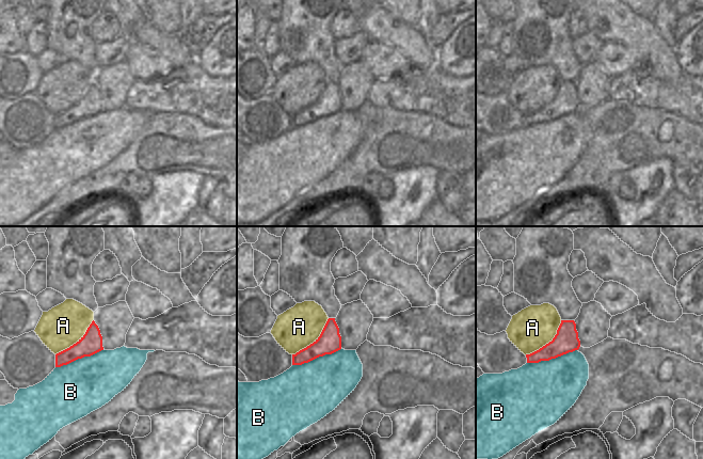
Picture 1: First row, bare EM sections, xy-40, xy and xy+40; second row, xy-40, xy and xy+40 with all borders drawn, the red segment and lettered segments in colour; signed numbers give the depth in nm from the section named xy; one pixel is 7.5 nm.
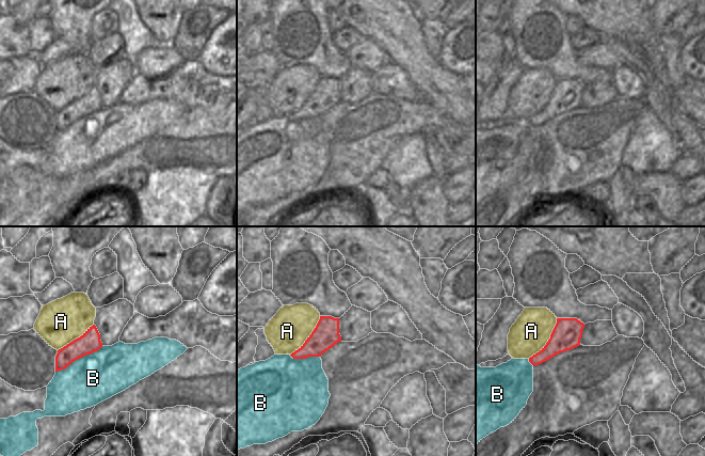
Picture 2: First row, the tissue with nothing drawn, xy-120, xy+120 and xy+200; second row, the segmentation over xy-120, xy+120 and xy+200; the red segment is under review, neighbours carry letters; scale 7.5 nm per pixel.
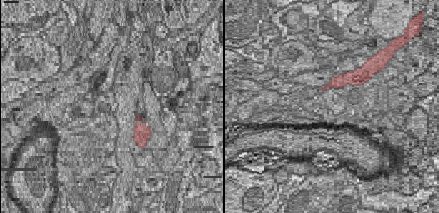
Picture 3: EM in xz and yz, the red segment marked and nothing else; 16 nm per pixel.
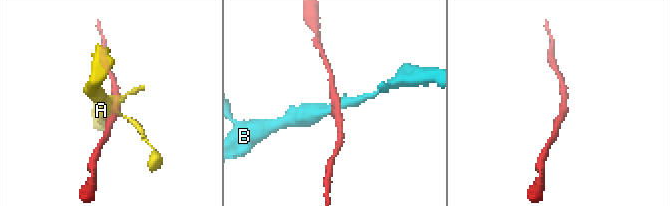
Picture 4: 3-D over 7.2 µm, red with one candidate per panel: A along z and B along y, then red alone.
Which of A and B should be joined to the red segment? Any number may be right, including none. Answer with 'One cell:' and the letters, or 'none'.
One cell: none

